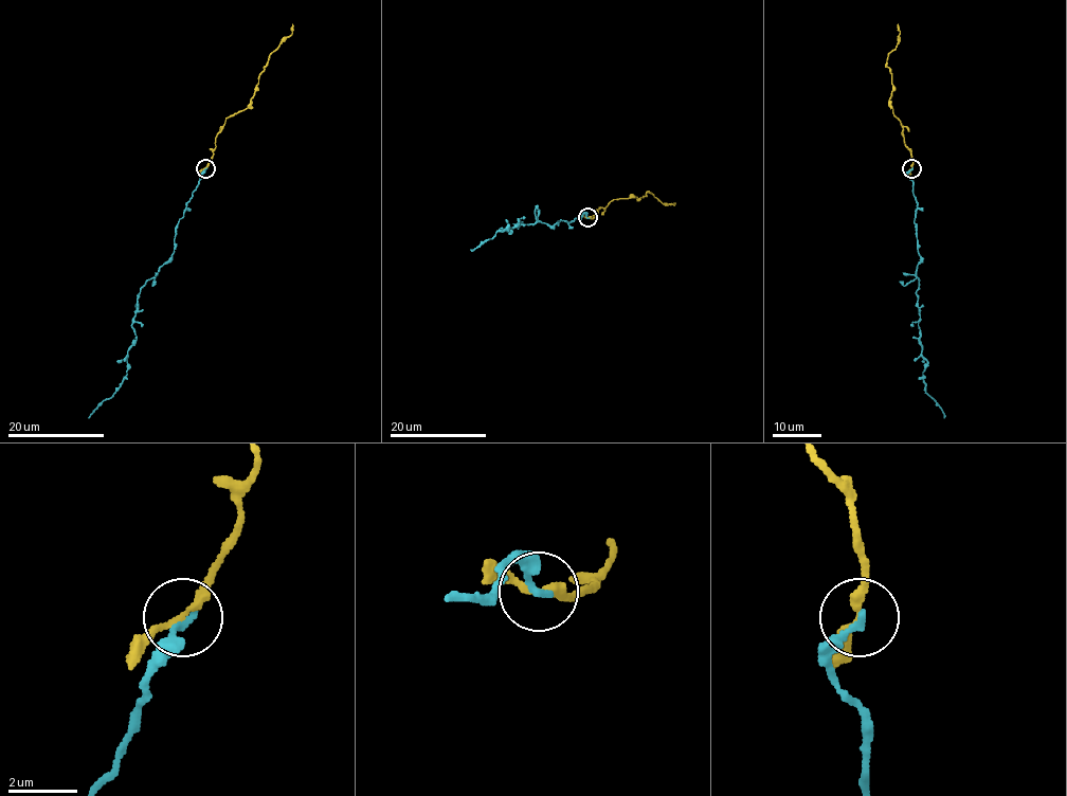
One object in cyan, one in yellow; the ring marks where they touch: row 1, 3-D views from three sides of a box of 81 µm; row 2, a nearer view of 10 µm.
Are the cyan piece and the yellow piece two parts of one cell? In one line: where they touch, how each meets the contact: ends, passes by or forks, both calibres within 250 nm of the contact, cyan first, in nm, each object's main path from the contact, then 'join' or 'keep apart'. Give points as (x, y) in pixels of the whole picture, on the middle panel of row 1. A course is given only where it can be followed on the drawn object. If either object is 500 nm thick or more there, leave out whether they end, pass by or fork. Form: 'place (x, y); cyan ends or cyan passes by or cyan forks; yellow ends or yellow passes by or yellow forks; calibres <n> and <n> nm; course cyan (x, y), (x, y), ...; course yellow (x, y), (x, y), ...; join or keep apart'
place (588, 217); cyan ends; yellow passes by; calibres 240 and 200 nm; course cyan (586, 218), (583, 213), (549, 227), (514, 223), (509, 232), (498, 231), (470, 249); course yellow (586, 218), (594, 218), (598, 210), (614, 200), (632, 195), (637, 198), (650, 193), (658, 201), (674, 203); join

